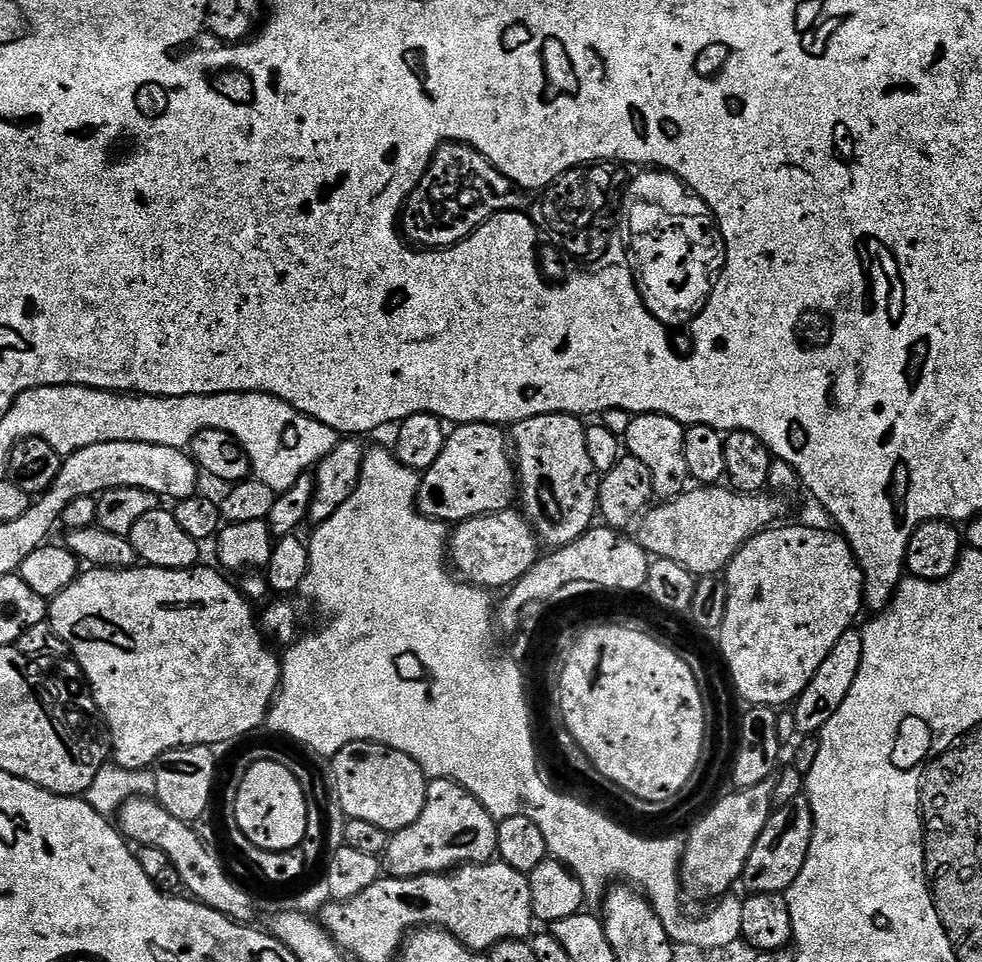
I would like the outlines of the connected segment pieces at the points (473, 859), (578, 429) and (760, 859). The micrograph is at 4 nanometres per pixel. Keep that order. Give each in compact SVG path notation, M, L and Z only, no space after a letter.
M432 780L418 822L406 826L401 832L391 833L386 853L387 871L401 878L427 876L461 864L491 861L497 855L496 825L497 821L484 809L482 802L461 784L453 780Z
M546 414L519 420L510 428L518 477L518 504L536 532L537 541L541 545L548 544L549 549L574 542L593 527L598 516L598 488L586 450L585 427L585 421L579 416Z
M801 794L781 808L776 808L754 843L749 860L745 862L742 884L749 888L747 891L752 894L787 893L806 862L813 827L812 805L809 804L807 795Z

